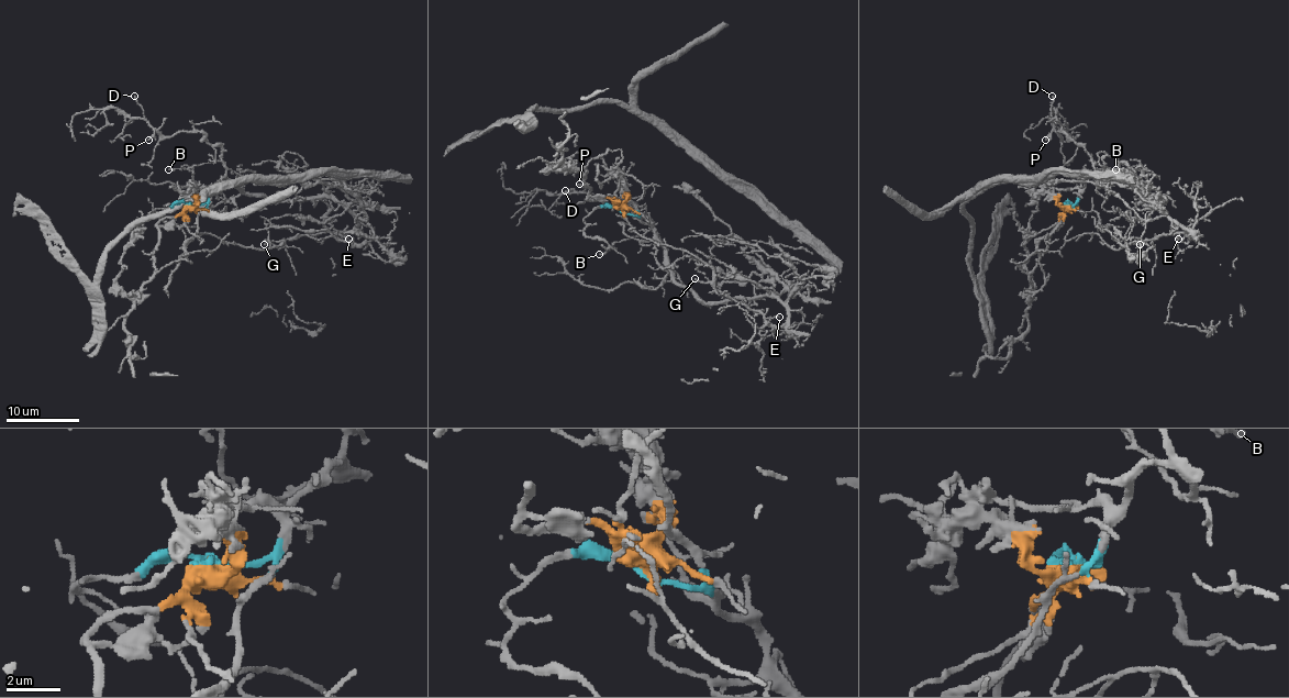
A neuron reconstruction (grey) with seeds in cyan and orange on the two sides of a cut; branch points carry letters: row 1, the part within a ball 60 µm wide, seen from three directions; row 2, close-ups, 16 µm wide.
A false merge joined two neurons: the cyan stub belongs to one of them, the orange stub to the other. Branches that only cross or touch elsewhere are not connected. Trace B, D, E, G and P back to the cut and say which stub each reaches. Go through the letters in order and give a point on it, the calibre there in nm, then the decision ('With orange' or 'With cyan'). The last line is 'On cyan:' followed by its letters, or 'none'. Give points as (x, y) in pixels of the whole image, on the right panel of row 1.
B: Place: (1115, 169). Thickness 140 nm. With cyan
D: Place: (1052, 96). Thickness 170 nm. With cyan
E: Place: (1178, 239). Thickness 120 nm. With cyan
G: Place: (1140, 244). Thickness 160 nm. With cyan
P: Place: (1045, 140). Thickness 170 nm. With cyan
On cyan: B, D, E, G, P

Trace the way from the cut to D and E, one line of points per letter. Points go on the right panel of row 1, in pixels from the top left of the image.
D: (1070, 203), (1076, 203), (1095, 174), (1095, 163), (1087, 151), (1063, 132), (1059, 135), (1051, 110), (1052, 95)
E: (1070, 203), (1076, 203), (1091, 178), (1136, 187), (1163, 200), (1157, 202), (1188, 231), (1179, 239)

